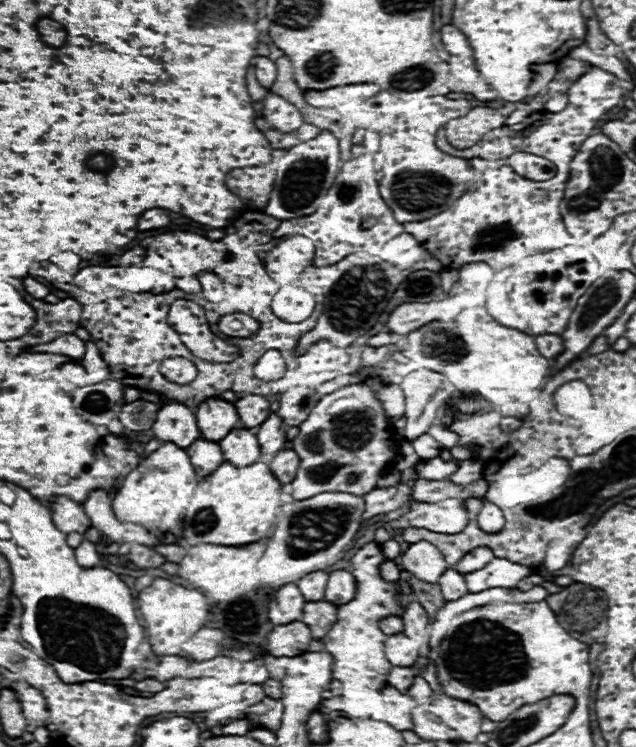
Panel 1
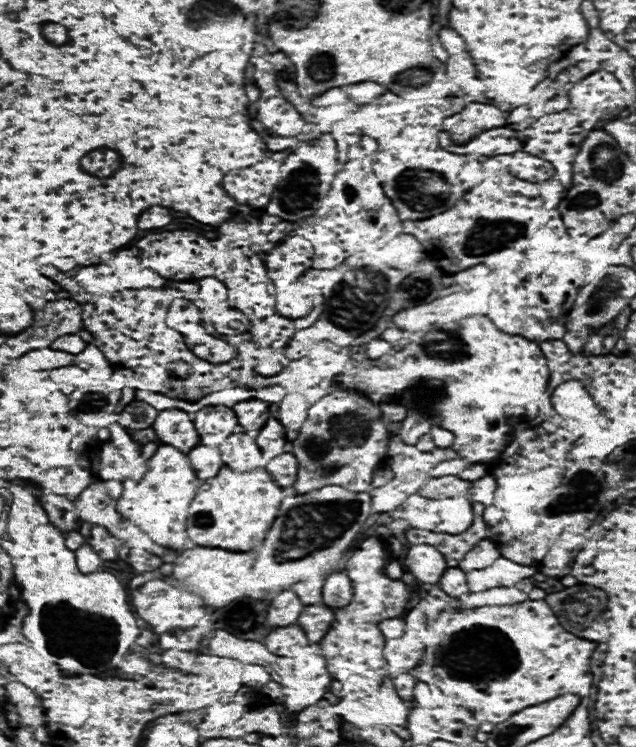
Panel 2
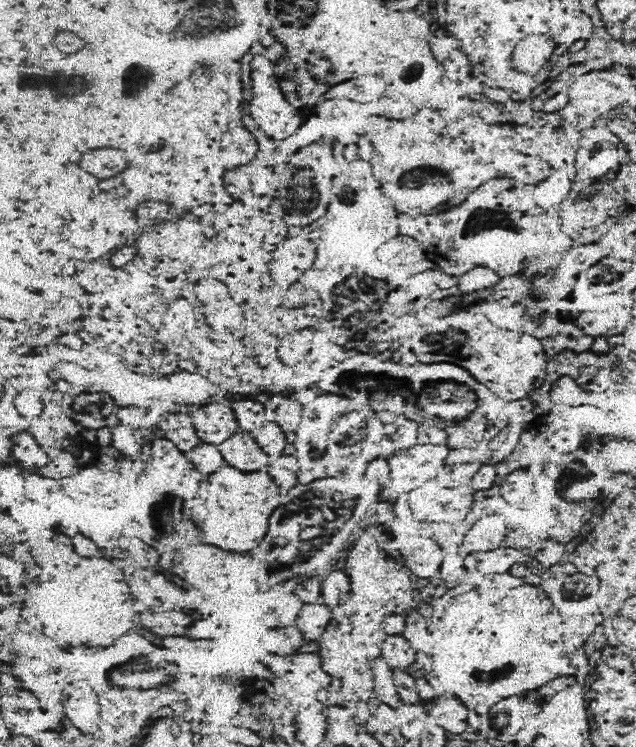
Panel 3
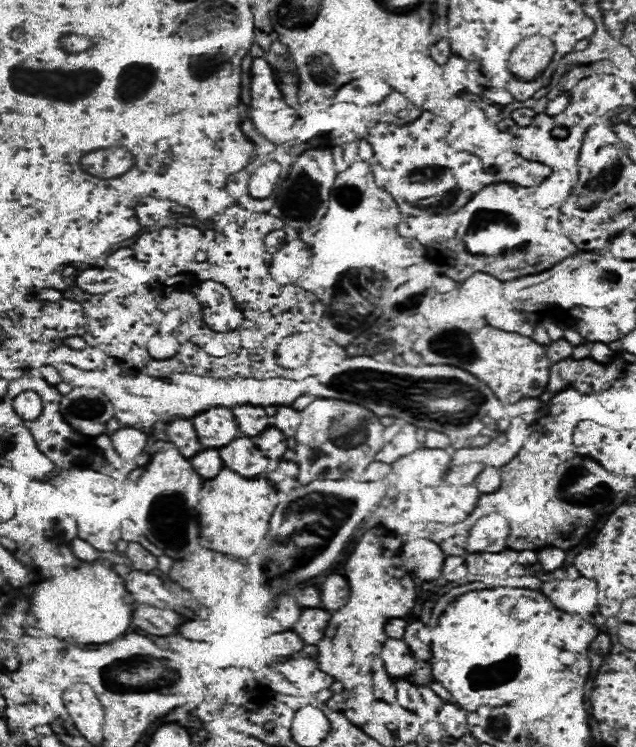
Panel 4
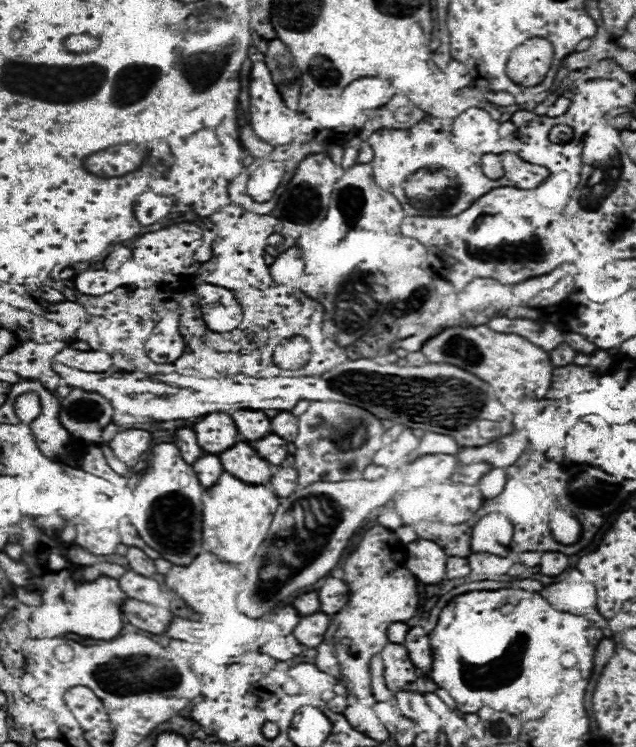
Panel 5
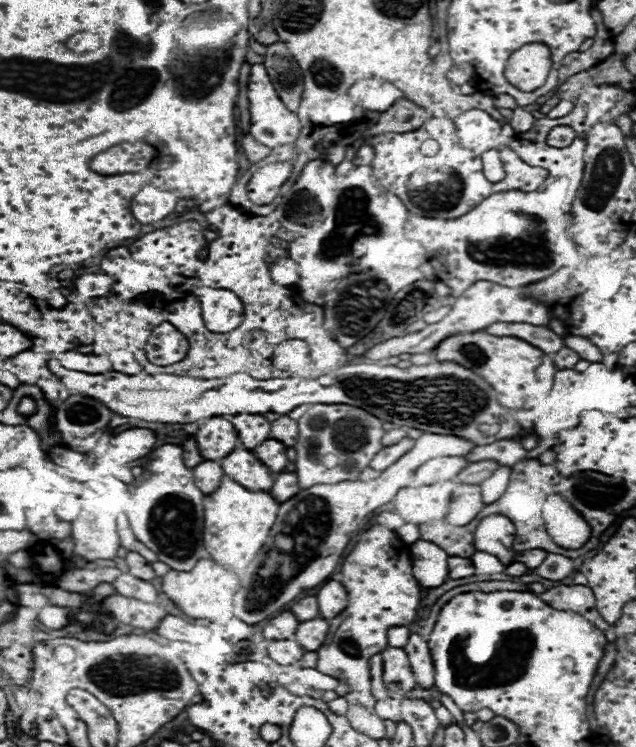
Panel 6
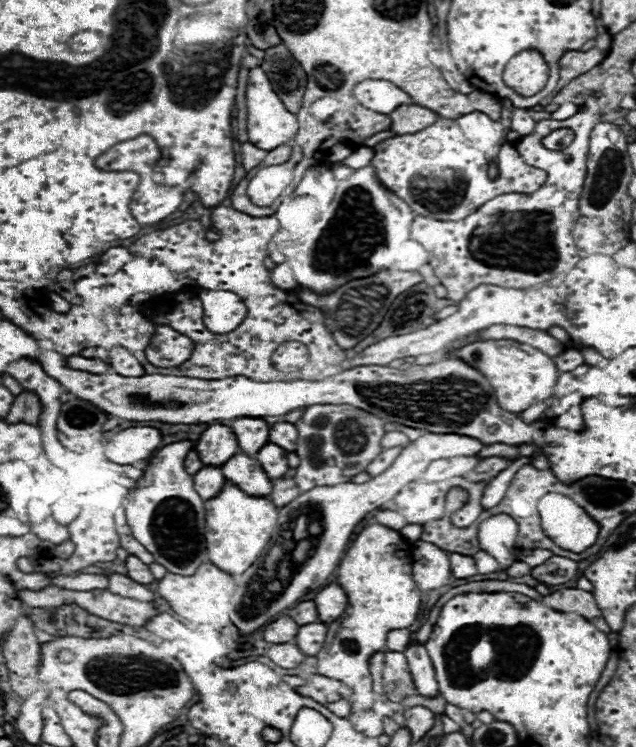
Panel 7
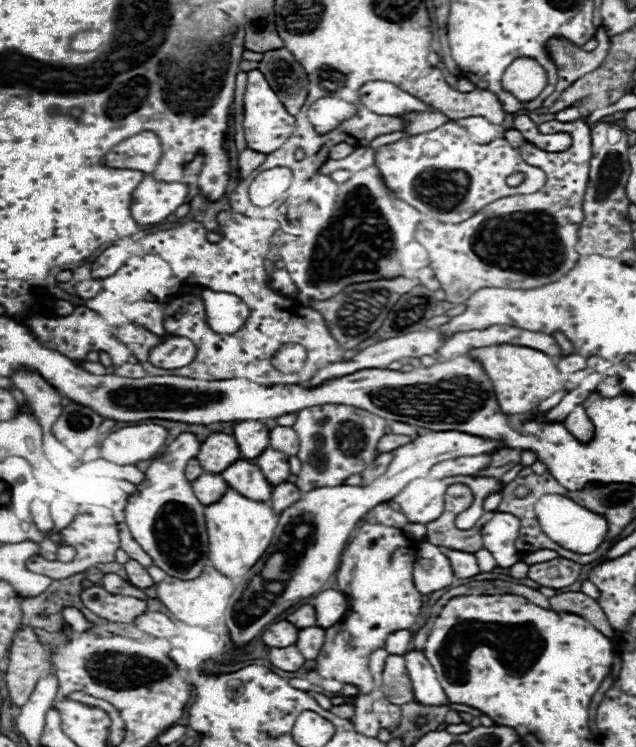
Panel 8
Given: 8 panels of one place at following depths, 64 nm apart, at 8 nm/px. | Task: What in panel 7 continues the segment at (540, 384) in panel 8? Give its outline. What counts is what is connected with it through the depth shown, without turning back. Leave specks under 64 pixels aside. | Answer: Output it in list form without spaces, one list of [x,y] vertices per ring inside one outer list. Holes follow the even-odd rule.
[[[478,340],[460,348],[460,358],[480,370],[492,384],[498,404],[508,412],[522,412],[536,402],[546,400],[558,380],[558,368],[544,352],[512,340]],[[466,352],[466,356],[464,356]]]

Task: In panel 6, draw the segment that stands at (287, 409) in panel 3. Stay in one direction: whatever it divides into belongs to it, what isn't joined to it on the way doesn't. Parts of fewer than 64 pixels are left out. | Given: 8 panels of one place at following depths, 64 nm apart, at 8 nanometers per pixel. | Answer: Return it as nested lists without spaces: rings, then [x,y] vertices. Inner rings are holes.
[[[282,414],[278,420],[272,422],[272,438],[280,440],[286,446],[294,446],[296,444],[296,436],[298,436],[298,426],[296,420],[288,418],[288,414]]]

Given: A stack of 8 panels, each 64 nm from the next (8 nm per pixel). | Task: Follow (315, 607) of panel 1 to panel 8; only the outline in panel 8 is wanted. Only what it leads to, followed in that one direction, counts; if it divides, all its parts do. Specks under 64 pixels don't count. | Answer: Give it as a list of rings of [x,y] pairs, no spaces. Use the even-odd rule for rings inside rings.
[[[310,626],[310,628],[302,628],[298,632],[298,640],[296,640],[296,648],[302,652],[302,656],[306,660],[314,660],[324,644],[324,634],[326,630],[320,626]]]

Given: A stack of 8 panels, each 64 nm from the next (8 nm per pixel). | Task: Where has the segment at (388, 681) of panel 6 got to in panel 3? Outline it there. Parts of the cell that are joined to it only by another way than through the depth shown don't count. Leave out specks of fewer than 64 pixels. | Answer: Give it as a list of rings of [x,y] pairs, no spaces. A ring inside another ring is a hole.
[[[386,638],[382,644],[382,658],[392,670],[408,670],[416,664],[418,654],[404,638]]]

